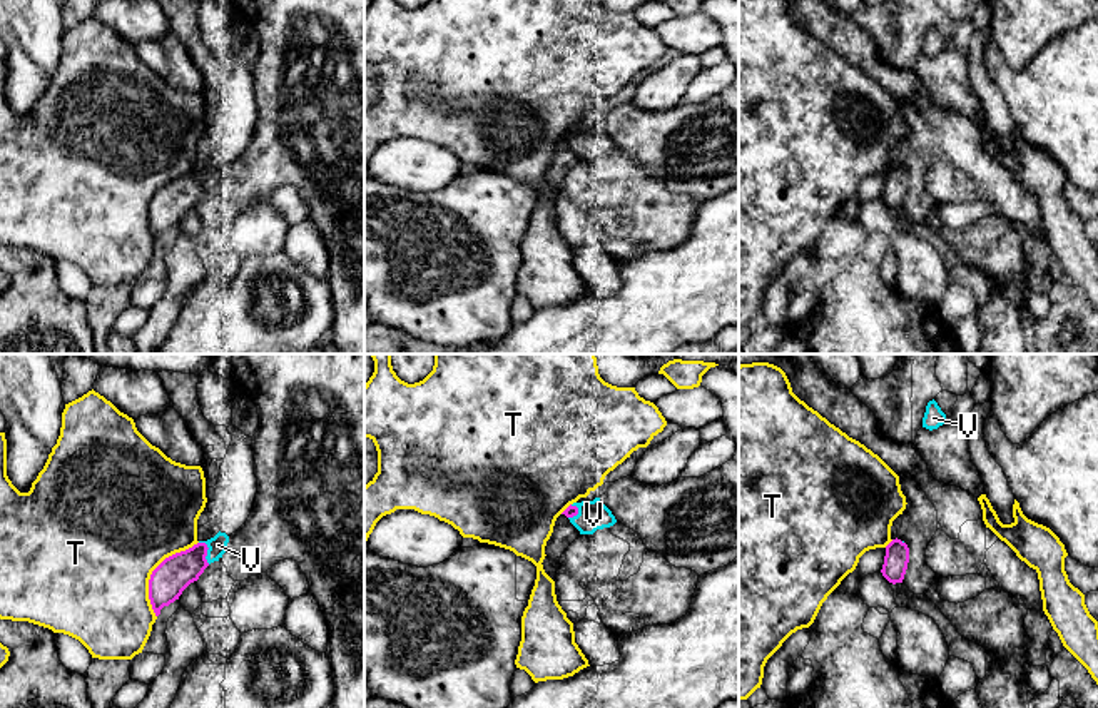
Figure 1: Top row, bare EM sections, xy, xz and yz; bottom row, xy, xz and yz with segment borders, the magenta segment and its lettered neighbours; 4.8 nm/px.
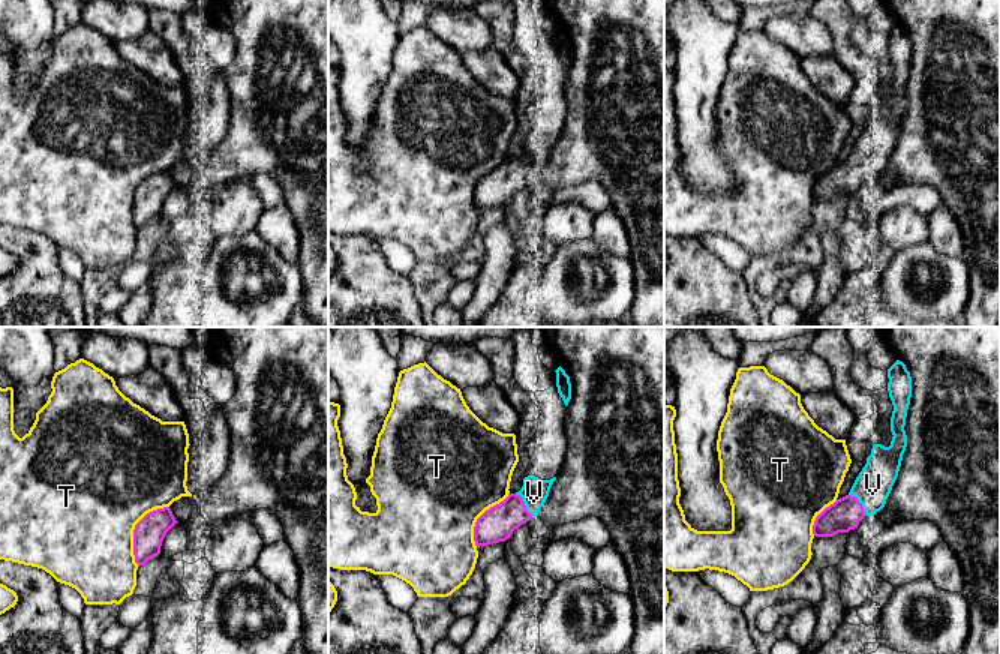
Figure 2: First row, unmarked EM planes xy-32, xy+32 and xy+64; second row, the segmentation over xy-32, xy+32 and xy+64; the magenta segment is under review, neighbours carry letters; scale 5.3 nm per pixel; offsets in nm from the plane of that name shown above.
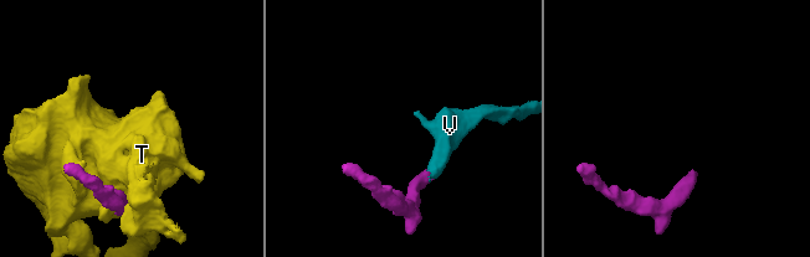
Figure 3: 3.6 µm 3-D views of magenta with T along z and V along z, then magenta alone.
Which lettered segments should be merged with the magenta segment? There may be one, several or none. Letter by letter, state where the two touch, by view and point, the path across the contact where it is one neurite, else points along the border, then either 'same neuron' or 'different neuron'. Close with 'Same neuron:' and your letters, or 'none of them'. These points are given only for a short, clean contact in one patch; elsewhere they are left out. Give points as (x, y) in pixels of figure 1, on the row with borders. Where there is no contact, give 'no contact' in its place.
T: contact xy (152, 571); different neuron
V: contact xy (206, 551); same neuron
Same neuron: V

